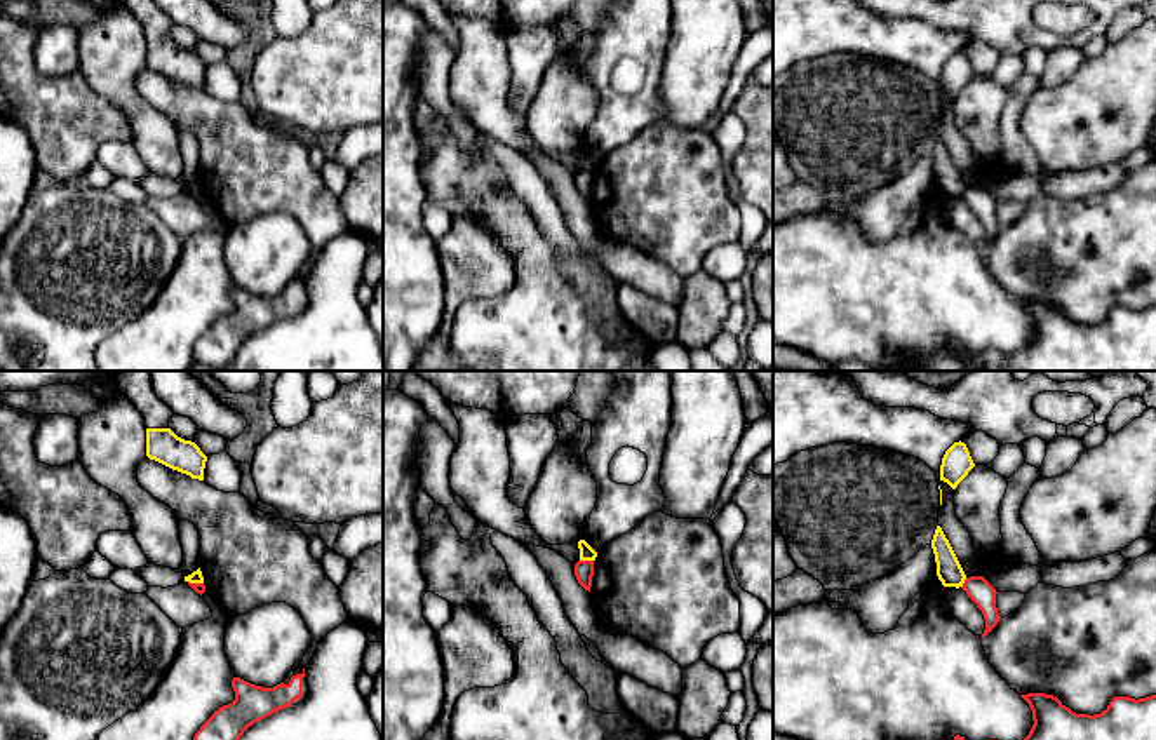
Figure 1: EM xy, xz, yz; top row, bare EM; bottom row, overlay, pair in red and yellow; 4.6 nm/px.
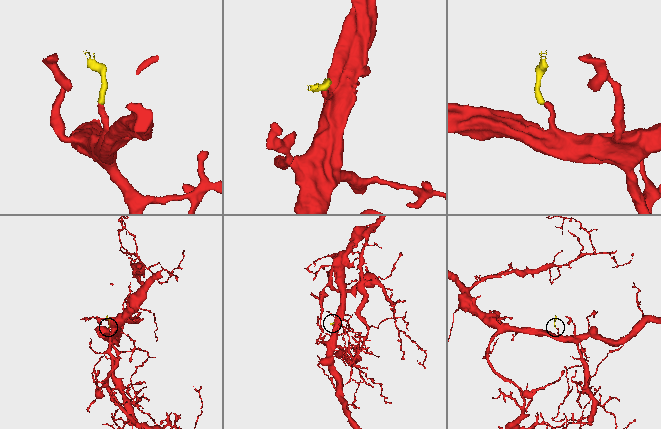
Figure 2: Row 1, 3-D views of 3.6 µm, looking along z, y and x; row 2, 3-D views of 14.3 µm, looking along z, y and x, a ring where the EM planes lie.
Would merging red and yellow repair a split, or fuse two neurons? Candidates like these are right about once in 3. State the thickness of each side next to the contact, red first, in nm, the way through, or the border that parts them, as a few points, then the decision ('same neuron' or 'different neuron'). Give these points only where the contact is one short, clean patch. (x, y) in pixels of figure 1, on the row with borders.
calibres 100 and 70 nm; border xz (580, 559), (592, 561); different neuron

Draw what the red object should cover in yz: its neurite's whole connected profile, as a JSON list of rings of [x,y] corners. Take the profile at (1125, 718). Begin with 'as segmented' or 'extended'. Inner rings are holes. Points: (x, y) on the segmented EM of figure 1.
as segmented | [[[1020,695],[1032,710],[1032,728],[1024,740],[1156,740],[1156,695],[1146,698],[1114,696],[1100,714],[1076,714],[1057,696]]]

